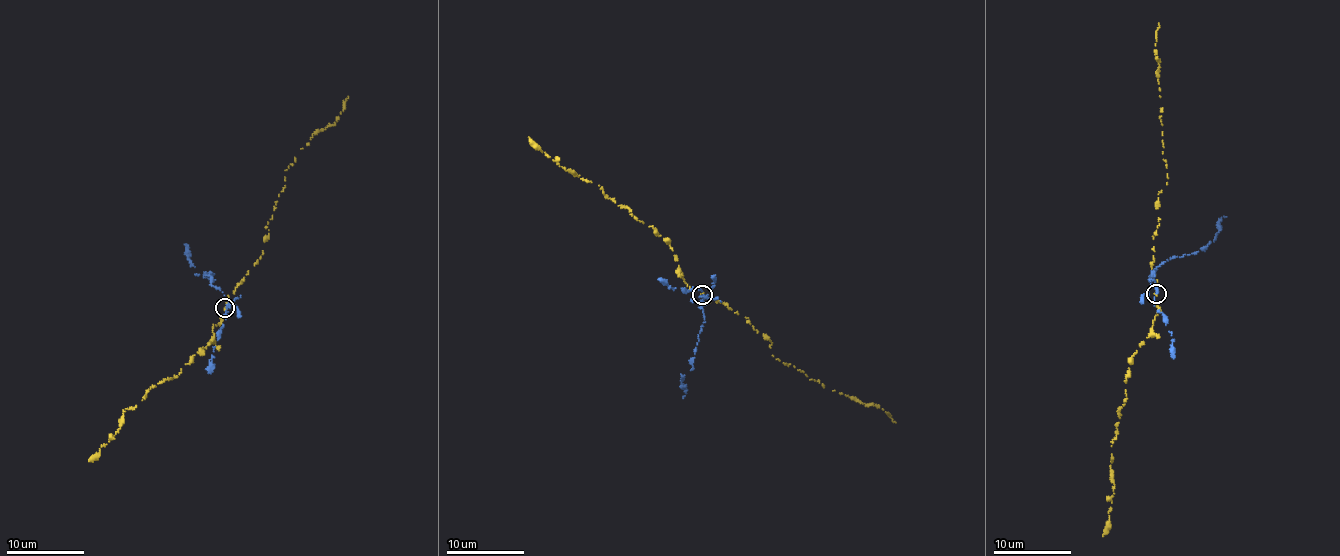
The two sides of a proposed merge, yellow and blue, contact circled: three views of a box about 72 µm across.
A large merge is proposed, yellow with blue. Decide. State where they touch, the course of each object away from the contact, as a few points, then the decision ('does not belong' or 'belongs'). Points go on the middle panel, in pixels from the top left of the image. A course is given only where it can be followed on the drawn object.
(702, 294) | yellow via (701, 295), (745, 317), (772, 343), (776, 359), (803, 372), (810, 379), (862, 403), (876, 404), (895, 422) | blue via (703, 294), (707, 297), (699, 297), (704, 319), (692, 369), (682, 380), (683, 398) | does not belong

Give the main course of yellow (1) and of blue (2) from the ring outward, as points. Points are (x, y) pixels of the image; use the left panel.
1: (224, 308), (228, 296), (263, 254), (285, 170), (314, 134), (336, 120), (348, 96)
2: (226, 308), (228, 302), (222, 292), (209, 284), (213, 274), (210, 273), (210, 278), (189, 259), (185, 245)

